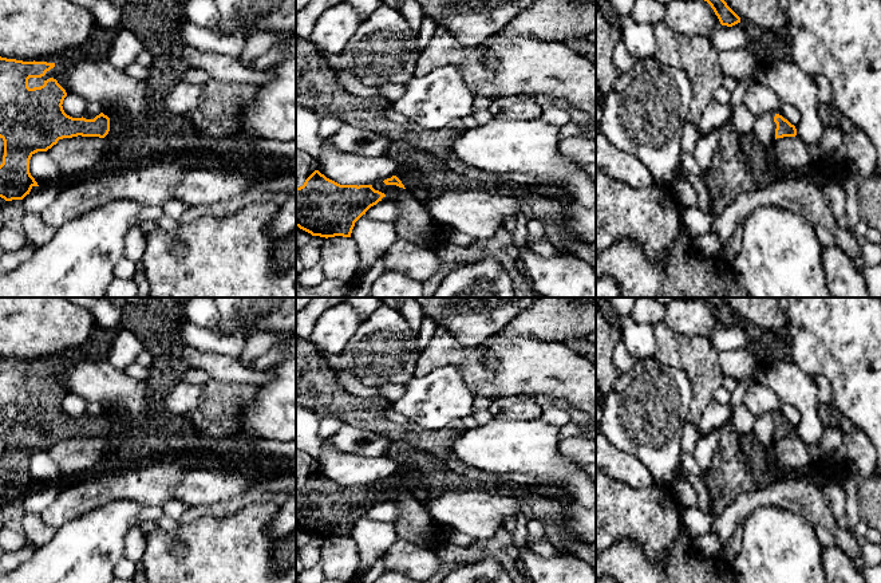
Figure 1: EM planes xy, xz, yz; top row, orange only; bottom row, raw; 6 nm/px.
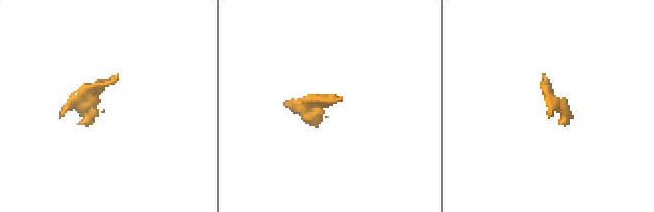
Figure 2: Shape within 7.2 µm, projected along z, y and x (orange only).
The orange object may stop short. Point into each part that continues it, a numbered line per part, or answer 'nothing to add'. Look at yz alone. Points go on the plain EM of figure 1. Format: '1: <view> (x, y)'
nothing to add

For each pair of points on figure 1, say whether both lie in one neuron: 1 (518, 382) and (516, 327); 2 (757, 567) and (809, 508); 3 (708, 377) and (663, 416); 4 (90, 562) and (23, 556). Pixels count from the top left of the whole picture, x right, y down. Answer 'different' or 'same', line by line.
1: different
2: different
3: different
4: different

